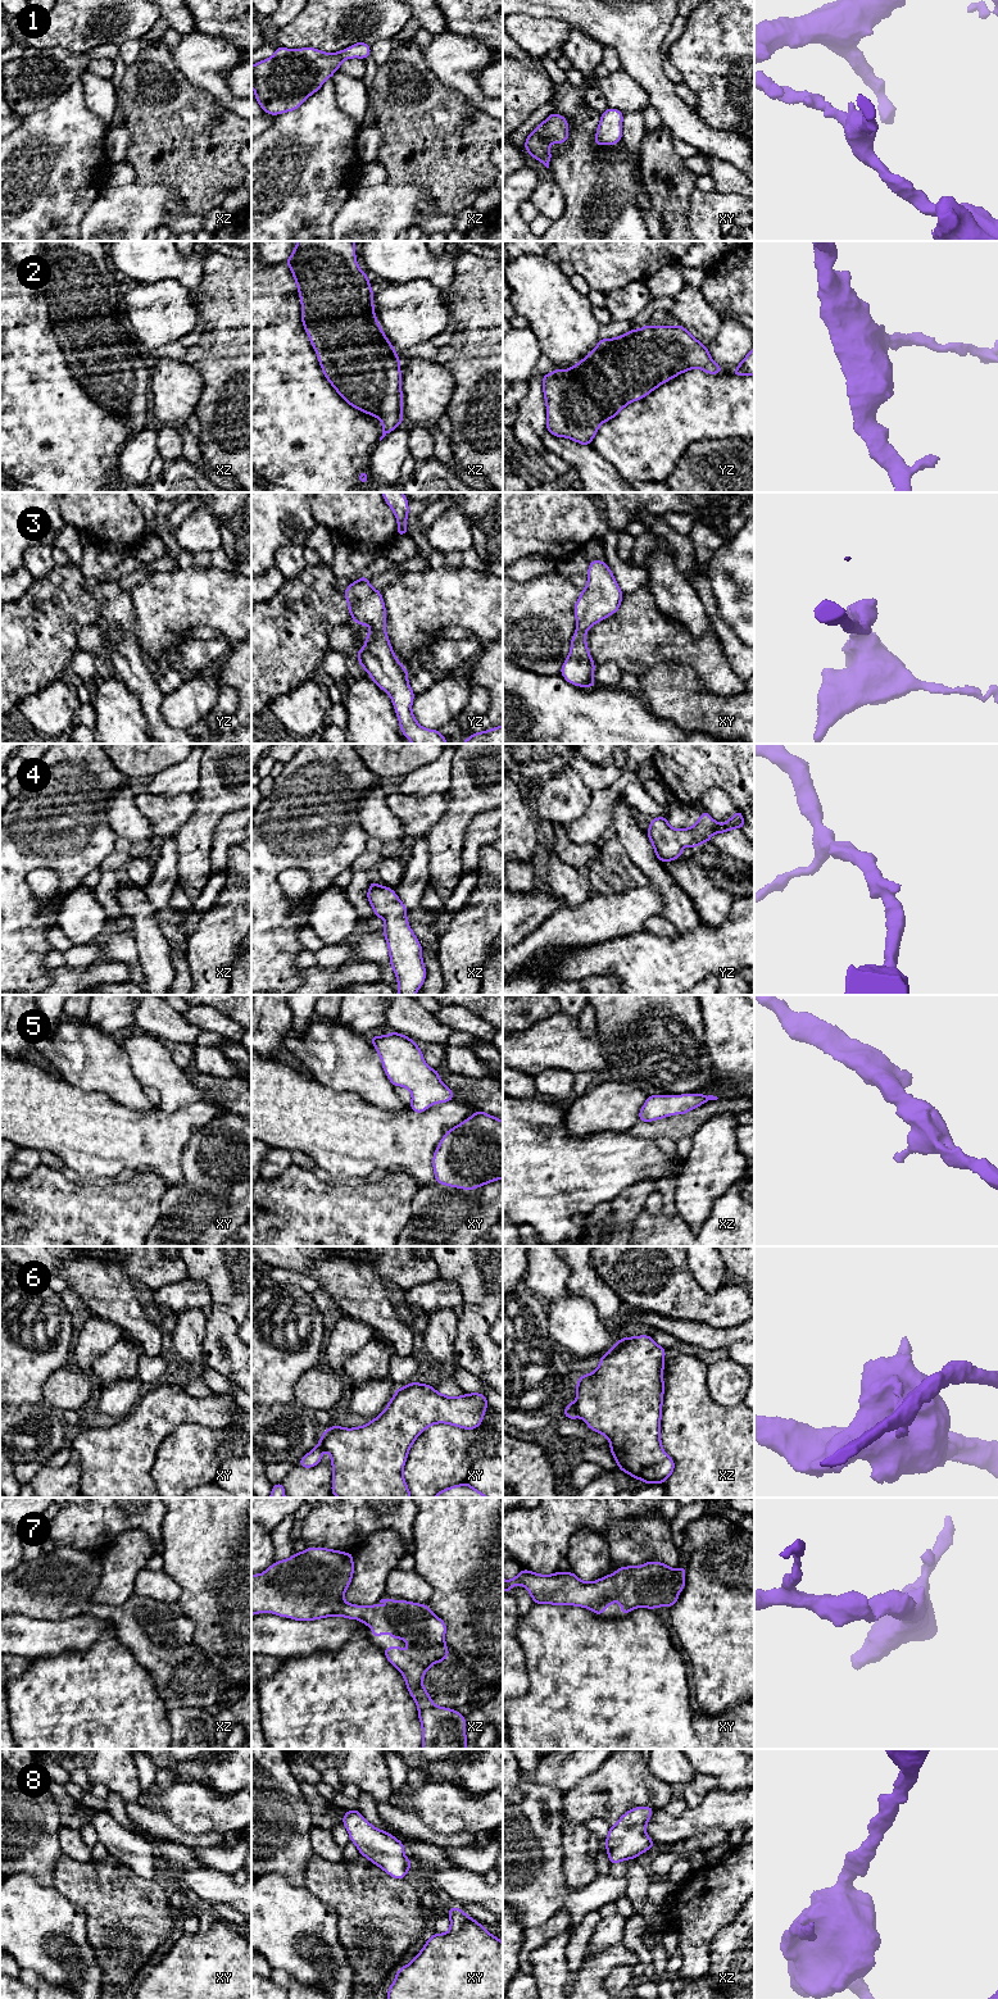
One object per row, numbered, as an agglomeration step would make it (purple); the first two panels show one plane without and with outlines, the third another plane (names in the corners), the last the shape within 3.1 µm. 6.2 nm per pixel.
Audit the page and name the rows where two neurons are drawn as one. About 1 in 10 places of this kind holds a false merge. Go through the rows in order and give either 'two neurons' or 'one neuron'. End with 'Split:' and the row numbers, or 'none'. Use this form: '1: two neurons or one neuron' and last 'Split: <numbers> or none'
1: one neuron
2: one neuron
3: one neuron
4: one neuron
5: one neuron
6: two neurons
7: one neuron
8: one neuron
Split: 6

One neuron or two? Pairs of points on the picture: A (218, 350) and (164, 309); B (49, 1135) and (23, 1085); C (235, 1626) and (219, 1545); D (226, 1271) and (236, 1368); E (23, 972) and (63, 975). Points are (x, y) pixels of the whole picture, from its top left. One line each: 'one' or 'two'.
A: two
B: one
C: one
D: one
E: two

